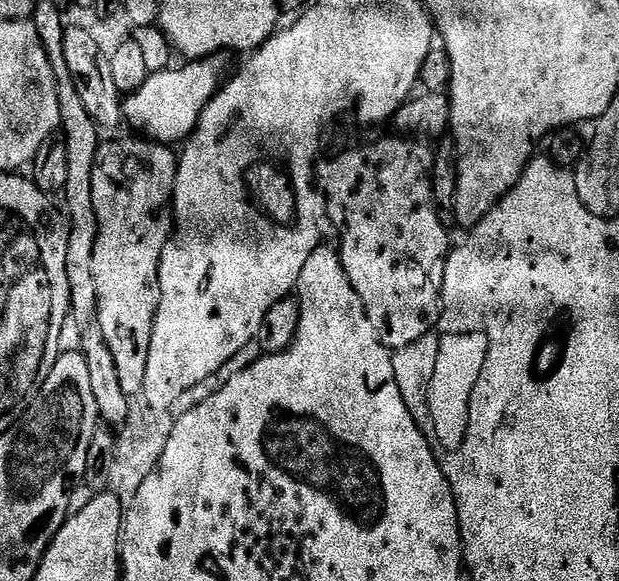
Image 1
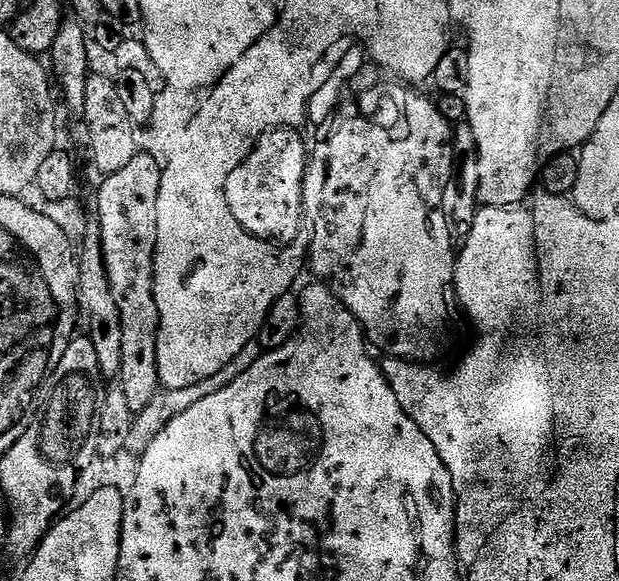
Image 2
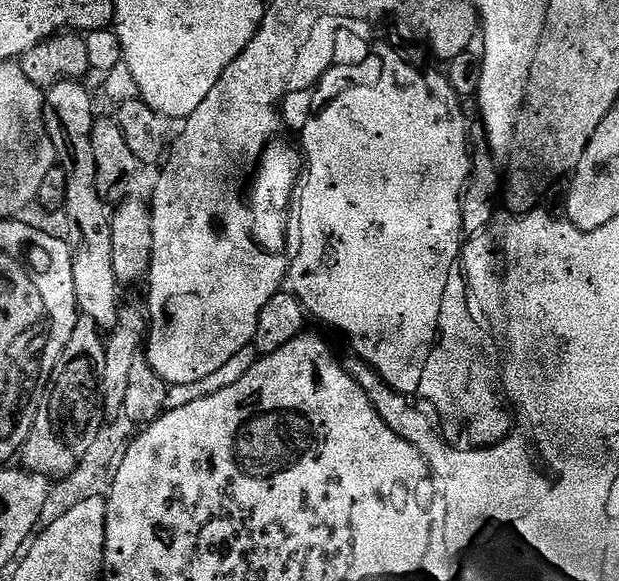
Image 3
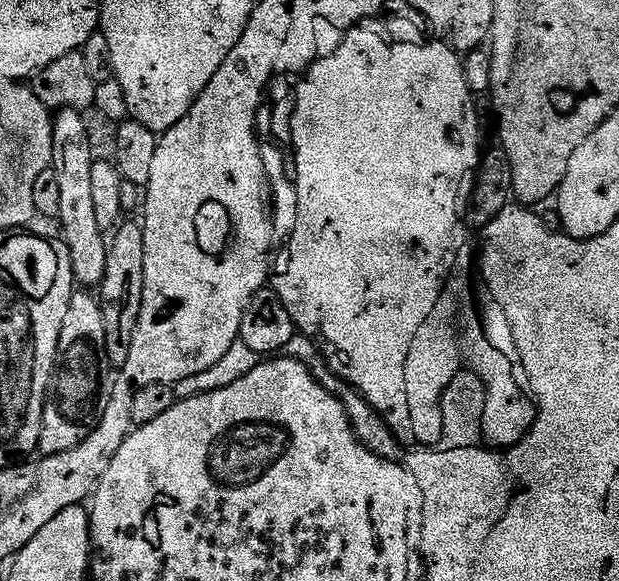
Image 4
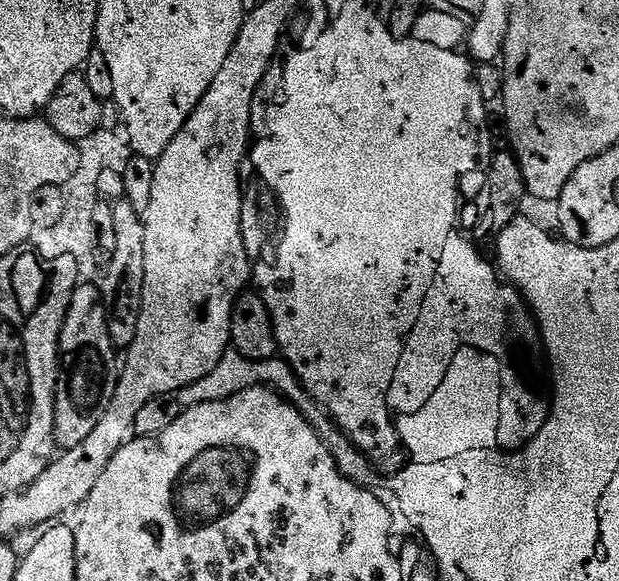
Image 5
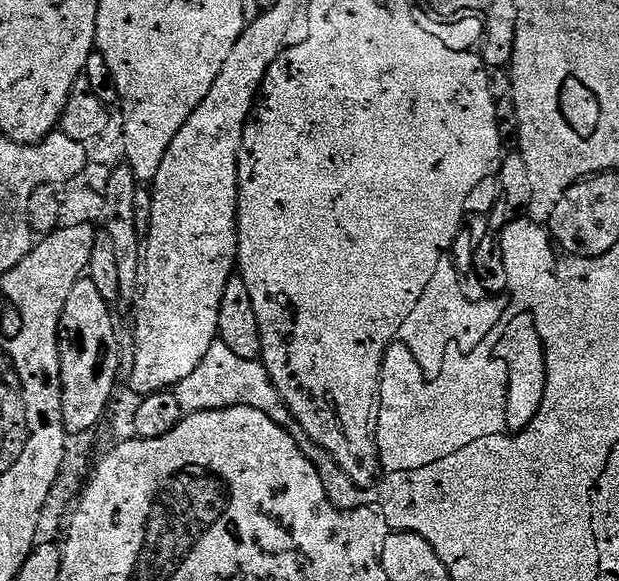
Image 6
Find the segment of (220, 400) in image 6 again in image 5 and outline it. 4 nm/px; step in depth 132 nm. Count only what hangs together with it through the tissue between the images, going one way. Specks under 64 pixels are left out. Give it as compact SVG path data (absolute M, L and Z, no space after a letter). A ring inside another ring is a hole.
M235 350L225 352L222 359L218 362L218 366L214 366L214 370L210 370L210 374L206 374L206 378L202 378L198 382L194 382L182 389L178 393L178 399L181 405L191 406L193 404L201 404L202 402L214 402L222 398L230 398L242 390L257 386L271 386L300 412L304 408L308 408L308 404L317 404L316 399L297 380L296 372L291 368L287 360L283 358L251 360L245 356L241 356Z

